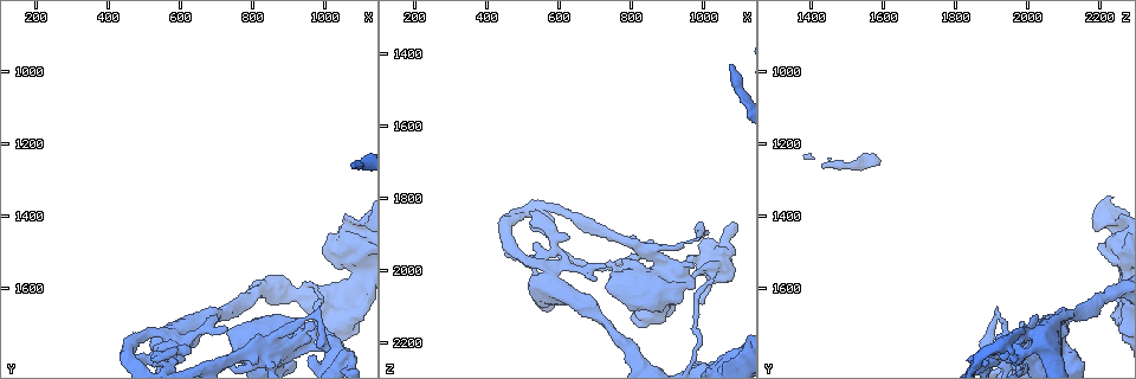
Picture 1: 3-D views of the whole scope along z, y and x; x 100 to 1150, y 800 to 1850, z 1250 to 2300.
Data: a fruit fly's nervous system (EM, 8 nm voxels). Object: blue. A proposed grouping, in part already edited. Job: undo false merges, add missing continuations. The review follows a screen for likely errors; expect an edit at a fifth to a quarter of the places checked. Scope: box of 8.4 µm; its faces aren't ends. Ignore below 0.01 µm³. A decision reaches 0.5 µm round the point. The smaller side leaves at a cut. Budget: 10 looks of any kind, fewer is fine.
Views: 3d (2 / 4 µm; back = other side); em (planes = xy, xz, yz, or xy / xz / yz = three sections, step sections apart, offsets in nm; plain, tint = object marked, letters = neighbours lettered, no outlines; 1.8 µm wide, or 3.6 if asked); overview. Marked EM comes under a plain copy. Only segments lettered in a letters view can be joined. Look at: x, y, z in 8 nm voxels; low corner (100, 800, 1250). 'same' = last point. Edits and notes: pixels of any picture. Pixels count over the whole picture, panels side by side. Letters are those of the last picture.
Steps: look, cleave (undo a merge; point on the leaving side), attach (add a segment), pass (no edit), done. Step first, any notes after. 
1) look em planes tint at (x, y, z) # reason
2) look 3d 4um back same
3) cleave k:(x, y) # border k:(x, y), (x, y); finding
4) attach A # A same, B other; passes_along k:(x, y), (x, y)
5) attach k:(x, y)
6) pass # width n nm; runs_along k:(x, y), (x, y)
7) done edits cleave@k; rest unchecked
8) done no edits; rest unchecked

look 3d 2um at (1070, 1255, 1425) # branch stops here

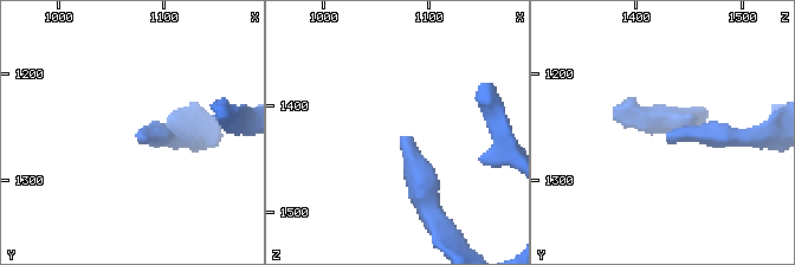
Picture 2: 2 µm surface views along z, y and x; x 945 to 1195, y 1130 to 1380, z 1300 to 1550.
look em planes letters at (1076, 1258, 1428)

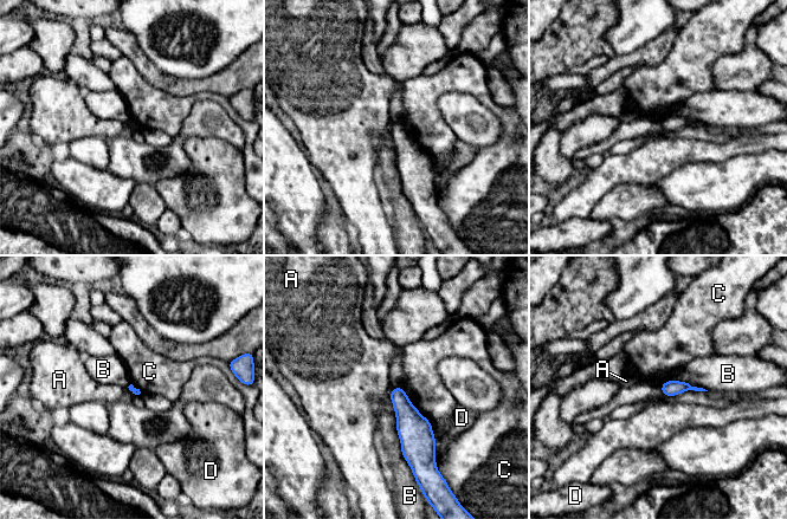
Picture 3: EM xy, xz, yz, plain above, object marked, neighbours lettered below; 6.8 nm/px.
pass # A other, B other, C other, D other; border 3:(401, 388), (408, 401), (431, 423); none of them fits

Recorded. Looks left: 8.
look 3d 2um at (810, 1770, 1930) # thick turns thin

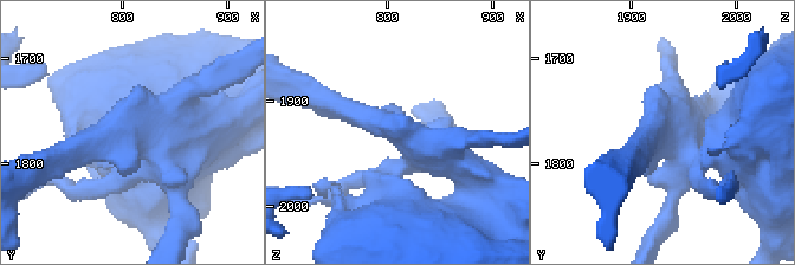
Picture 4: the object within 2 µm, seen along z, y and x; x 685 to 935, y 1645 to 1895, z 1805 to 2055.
look em xy step 16 tint at (806, 1768, 1926) # arm_widths 220, 600 nm; need the tissue

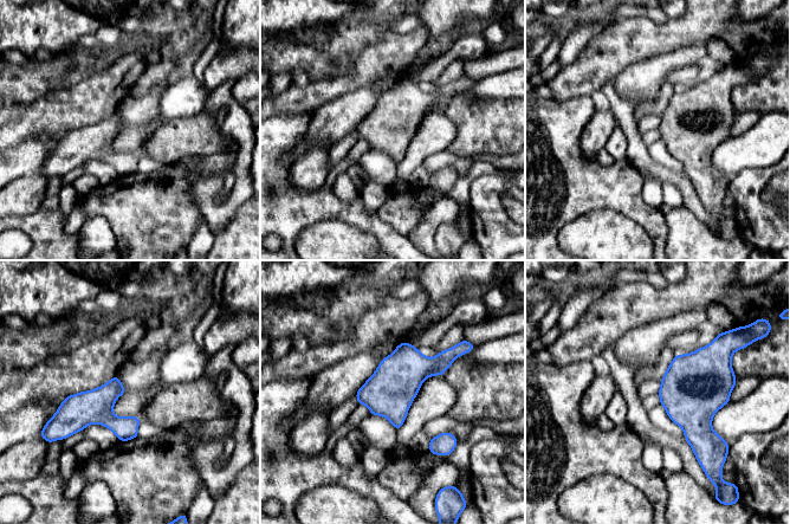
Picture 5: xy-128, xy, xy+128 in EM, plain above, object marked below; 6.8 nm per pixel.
look em xy step 16 letters same # what lies round it

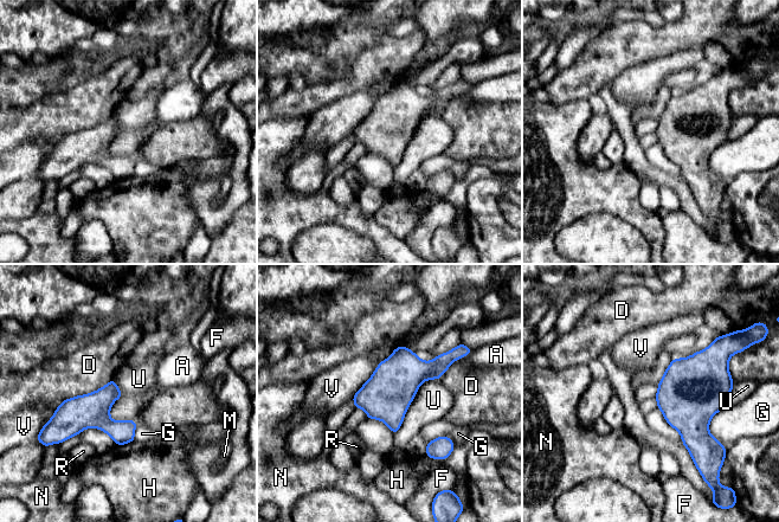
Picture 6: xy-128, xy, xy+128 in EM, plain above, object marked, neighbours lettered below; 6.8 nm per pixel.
pass # A other, D other, F other, G other, H other, M other, N other, R other, U other, V other; border 6:(438, 379), (420, 385), (394, 434); all the same neuron

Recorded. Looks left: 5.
look em 3.6um planes letters at (590, 1775, 1935) # sharp bend

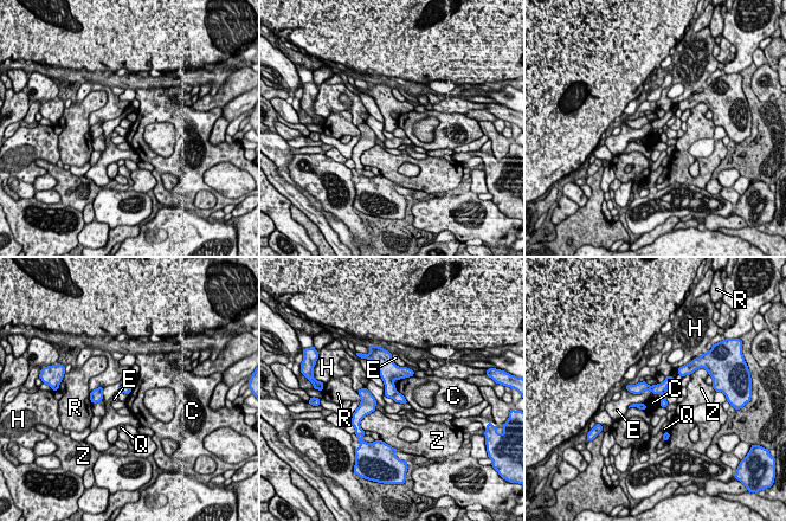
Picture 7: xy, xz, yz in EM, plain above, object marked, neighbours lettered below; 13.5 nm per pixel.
pass # width 140 nm; C other, E other, H other, Q other, R other, Z other; runs_along 7:(669, 379), (661, 387), (630, 387); continuous, no second neuron

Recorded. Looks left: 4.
look em xy step 8 tint at (1045, 1795, 1980) # arms run side by side

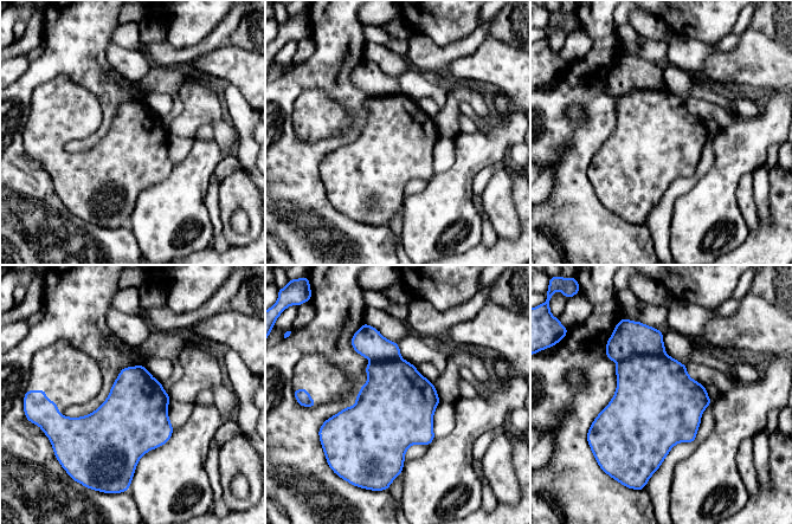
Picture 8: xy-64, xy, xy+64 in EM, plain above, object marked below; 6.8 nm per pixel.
look em planes letters same # another direction

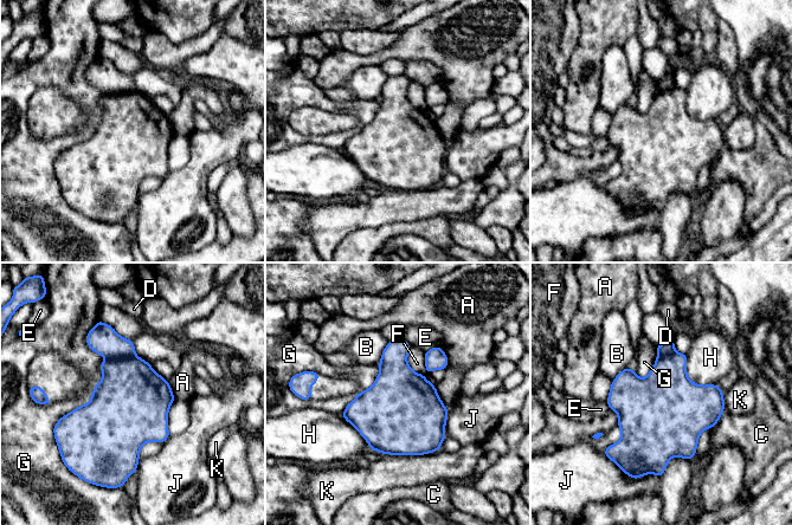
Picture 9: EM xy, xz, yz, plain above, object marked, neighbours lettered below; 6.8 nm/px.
cleave 9:(130, 390) # width 550 nm; A other, B other, C other, D other, E other, F other, G other, H other, J other, K other; border 9:(134, 354), (107, 358); a second neuron is stuck on

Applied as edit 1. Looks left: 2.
done edits cleave@9; rest unchecked

